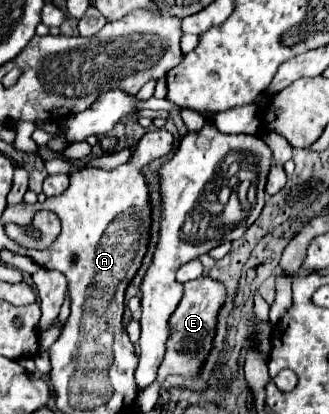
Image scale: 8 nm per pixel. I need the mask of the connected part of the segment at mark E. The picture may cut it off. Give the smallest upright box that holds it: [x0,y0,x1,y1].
[159,276,225,380]

